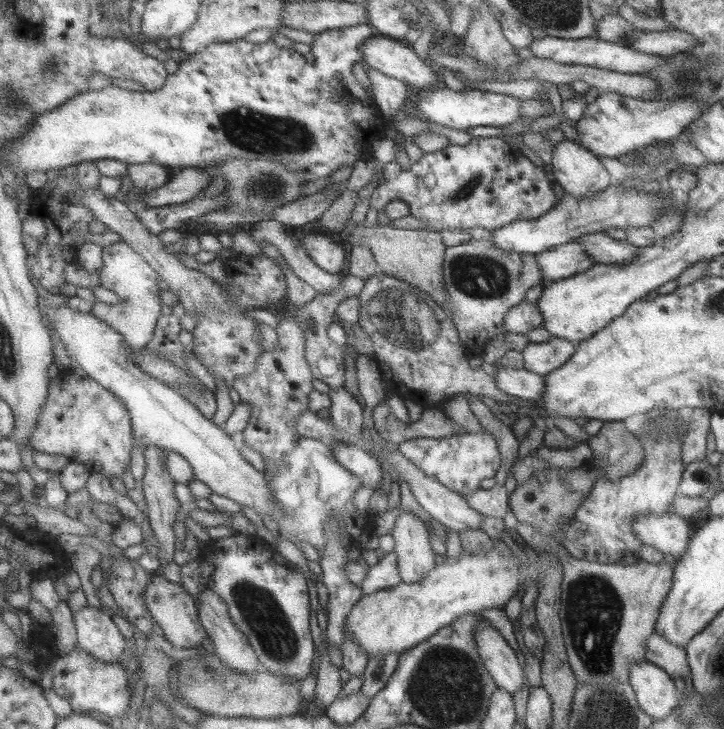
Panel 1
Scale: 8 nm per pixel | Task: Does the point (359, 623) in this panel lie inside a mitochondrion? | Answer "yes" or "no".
no

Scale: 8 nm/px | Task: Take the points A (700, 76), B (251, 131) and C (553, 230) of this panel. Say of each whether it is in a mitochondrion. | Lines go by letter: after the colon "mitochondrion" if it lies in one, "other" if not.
A: mitochondrion
B: mitochondrion
C: other

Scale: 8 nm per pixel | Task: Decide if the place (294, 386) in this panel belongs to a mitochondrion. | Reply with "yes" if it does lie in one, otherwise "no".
no

